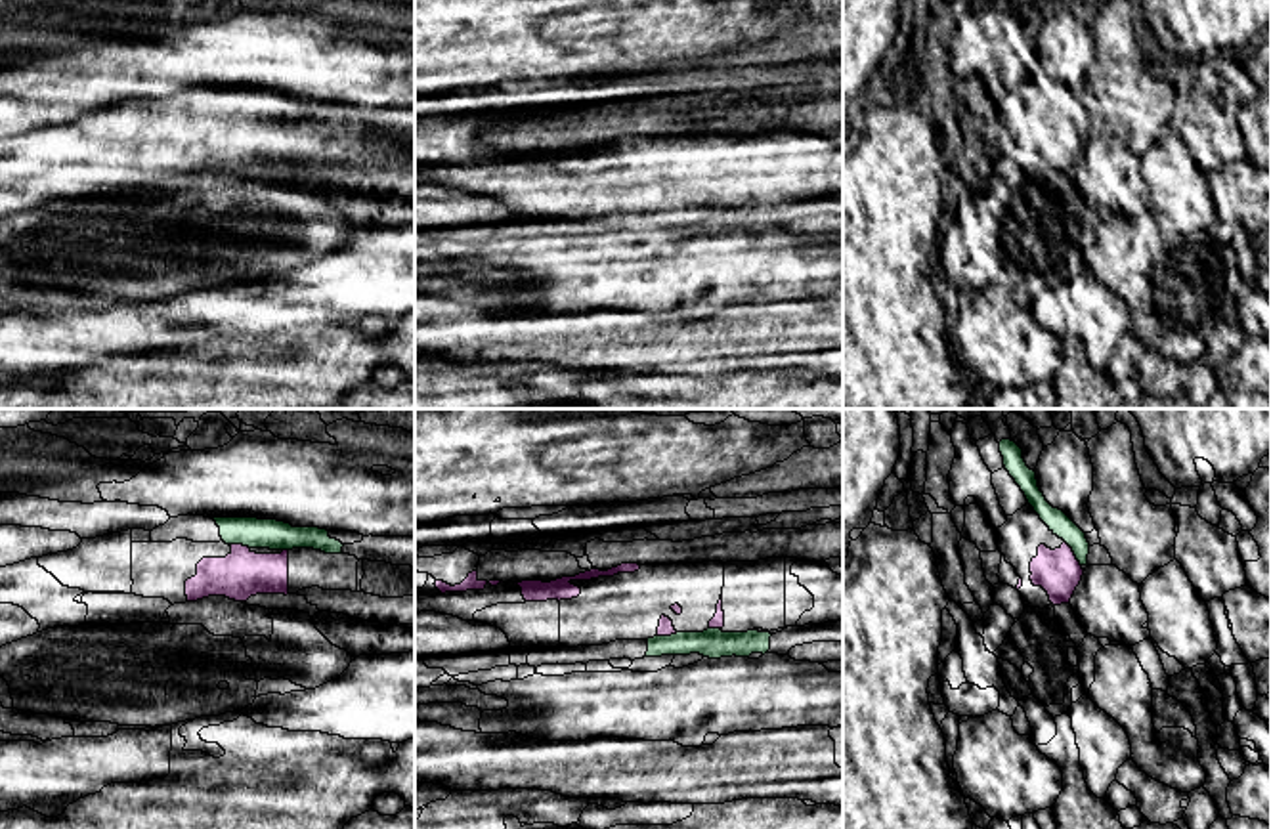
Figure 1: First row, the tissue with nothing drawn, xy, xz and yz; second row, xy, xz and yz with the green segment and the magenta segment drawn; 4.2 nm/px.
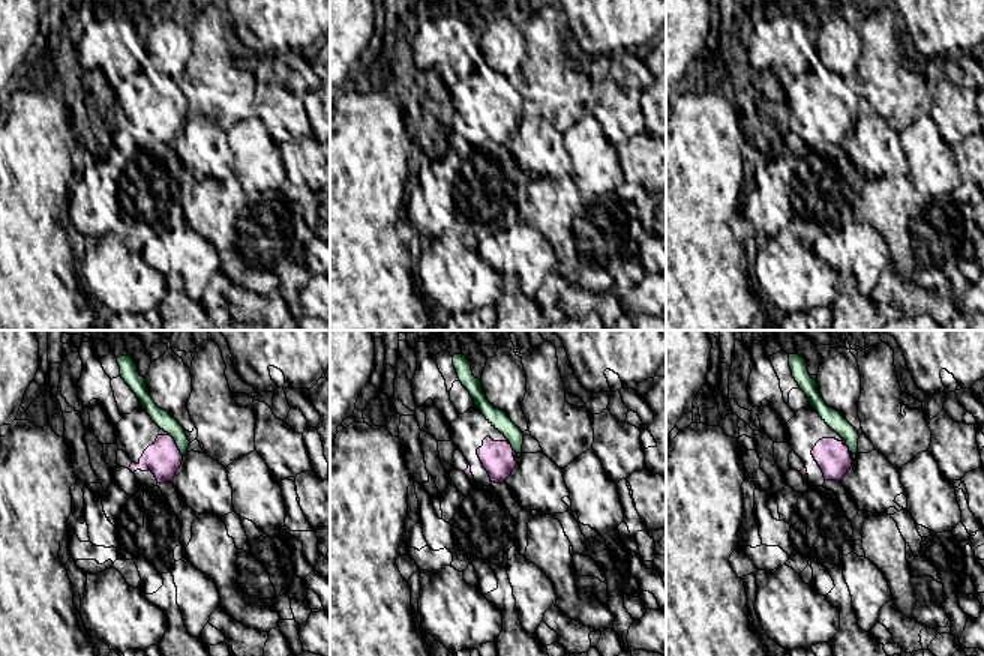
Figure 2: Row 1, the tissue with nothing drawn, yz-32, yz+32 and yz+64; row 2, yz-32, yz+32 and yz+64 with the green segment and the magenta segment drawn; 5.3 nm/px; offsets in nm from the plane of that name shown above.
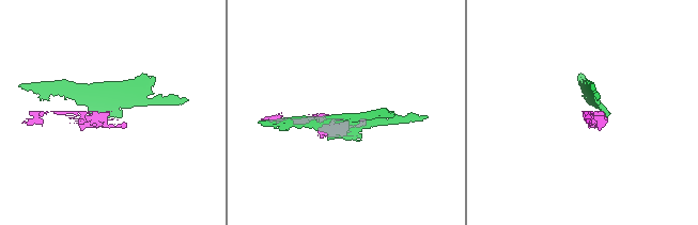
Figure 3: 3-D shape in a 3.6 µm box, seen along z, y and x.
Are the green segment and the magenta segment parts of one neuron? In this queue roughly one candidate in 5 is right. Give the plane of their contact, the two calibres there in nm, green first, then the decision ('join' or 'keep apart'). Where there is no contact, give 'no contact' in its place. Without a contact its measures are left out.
contact in yz; calibres 90 and 190 nm; keep apart

